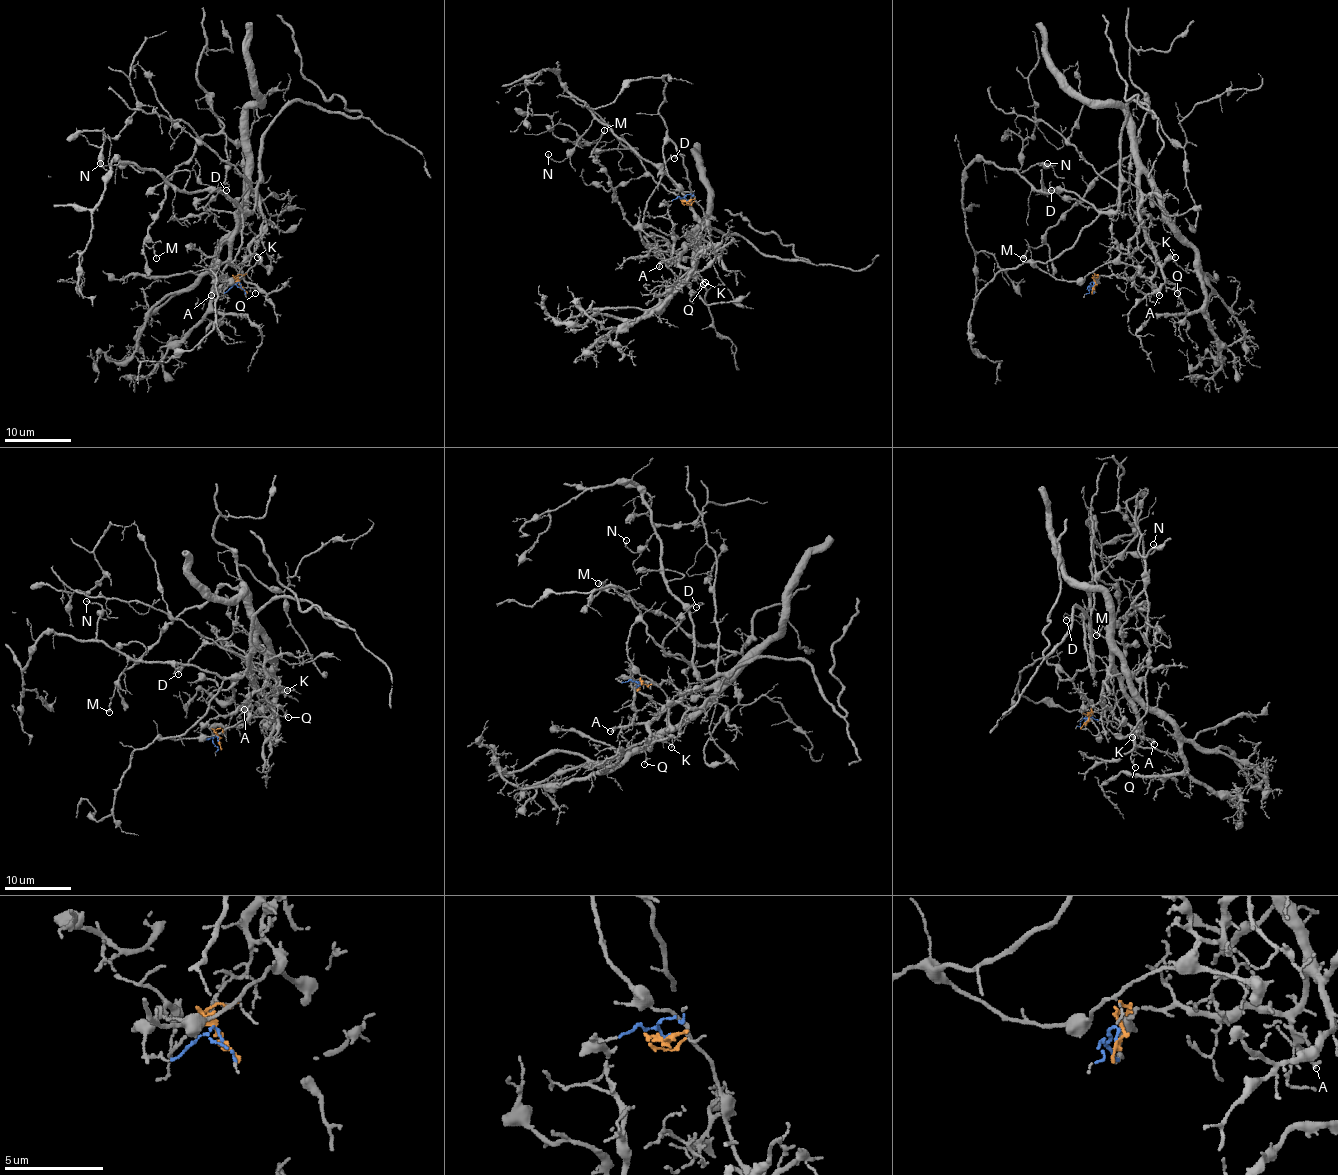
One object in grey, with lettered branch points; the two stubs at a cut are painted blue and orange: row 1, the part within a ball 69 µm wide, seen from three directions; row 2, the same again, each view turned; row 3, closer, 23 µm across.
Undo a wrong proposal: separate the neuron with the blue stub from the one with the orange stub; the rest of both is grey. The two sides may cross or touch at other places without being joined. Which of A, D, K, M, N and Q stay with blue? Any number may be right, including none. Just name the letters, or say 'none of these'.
A, K, Q

